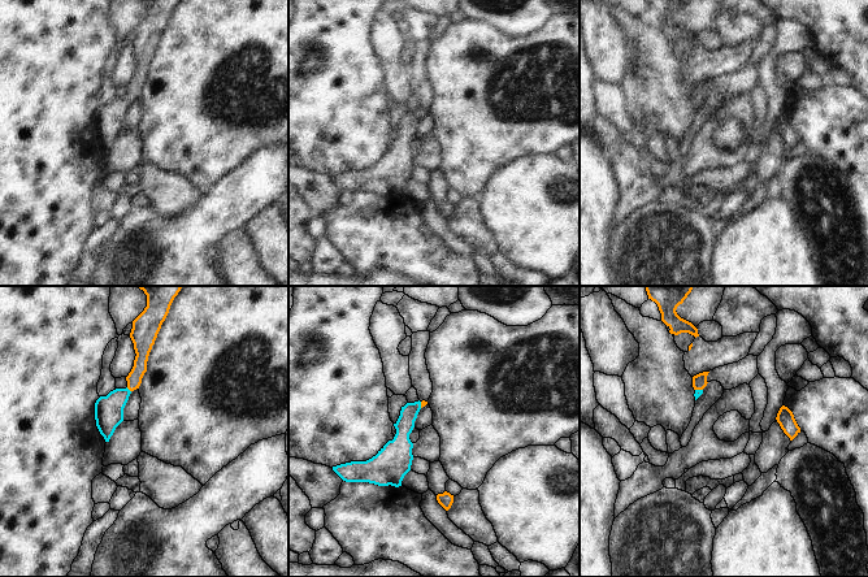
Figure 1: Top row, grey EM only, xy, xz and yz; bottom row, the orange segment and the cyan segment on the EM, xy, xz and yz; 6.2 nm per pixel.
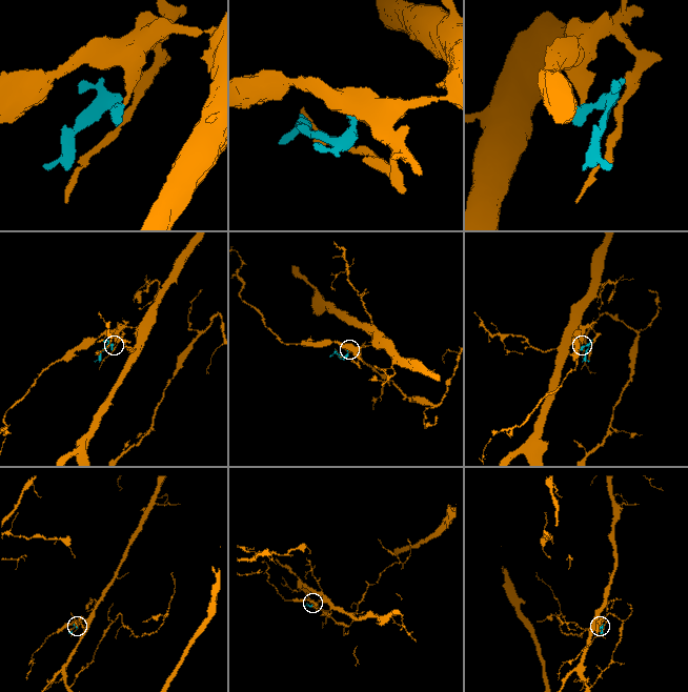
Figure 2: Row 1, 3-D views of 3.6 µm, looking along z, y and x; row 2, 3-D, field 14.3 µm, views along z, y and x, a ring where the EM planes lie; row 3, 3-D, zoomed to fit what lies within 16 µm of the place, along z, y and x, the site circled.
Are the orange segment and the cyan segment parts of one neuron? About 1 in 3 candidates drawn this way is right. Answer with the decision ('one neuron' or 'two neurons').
one neuron

